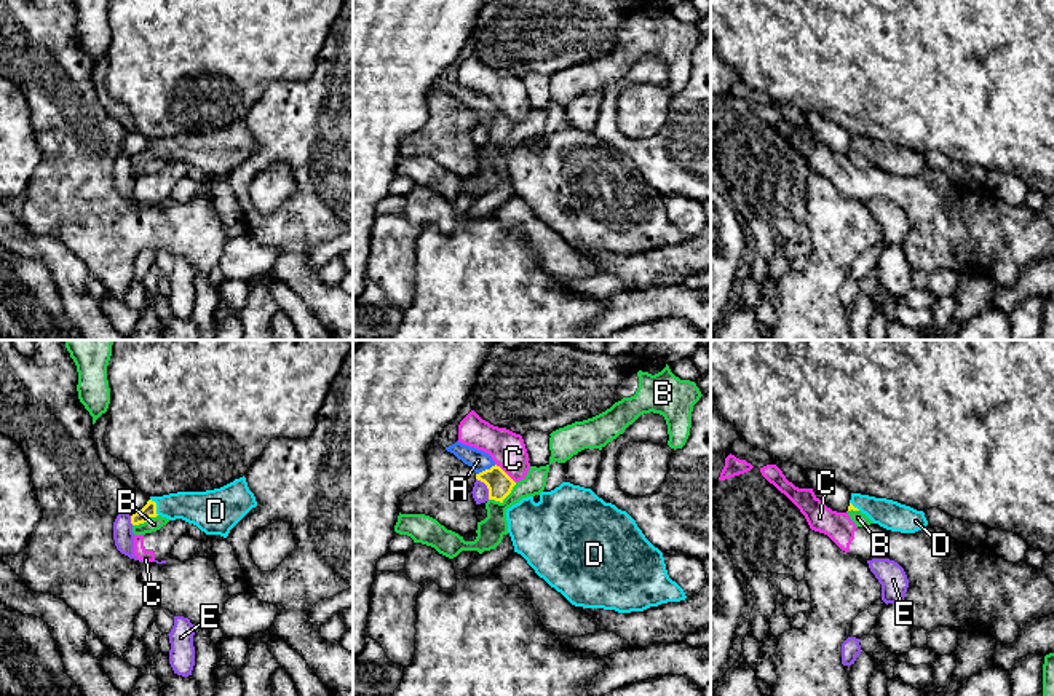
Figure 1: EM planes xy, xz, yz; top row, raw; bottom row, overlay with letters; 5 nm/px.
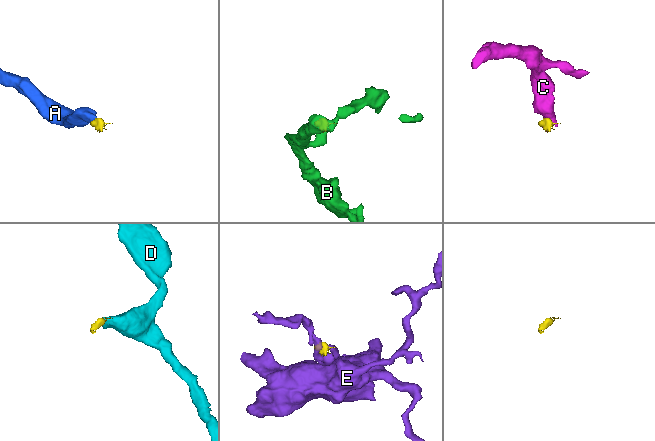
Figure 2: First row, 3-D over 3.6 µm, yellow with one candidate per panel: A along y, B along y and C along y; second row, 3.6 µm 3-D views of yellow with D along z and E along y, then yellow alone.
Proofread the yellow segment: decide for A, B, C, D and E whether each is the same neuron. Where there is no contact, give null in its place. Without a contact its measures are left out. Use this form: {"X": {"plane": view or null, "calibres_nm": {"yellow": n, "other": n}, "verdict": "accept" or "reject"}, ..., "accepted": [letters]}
{"A": {"plane": "xz", "calibres_nm": {"yellow": 120, "other": 100}, "verdict": "accept"}, "B": {"plane": "xz", "calibres_nm": {"yellow": 120, "other": 140}, "verdict": "reject"}, "C": {"plane": "xz", "calibres_nm": {"yellow": 120, "other": 180}, "verdict": "reject"}, "D": {"plane": "xy", "calibres_nm": {"yellow": 70, "other": 190}, "verdict": "accept"}, "E": {"plane": "xz", "calibres_nm": {"yellow": 120, "other": 80}, "verdict": "reject"}, "accepted": ["A", "D"]}

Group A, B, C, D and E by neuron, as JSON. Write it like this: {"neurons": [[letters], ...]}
{"neurons": [["A", "D"], ["B"], ["C"], ["E"]]}

